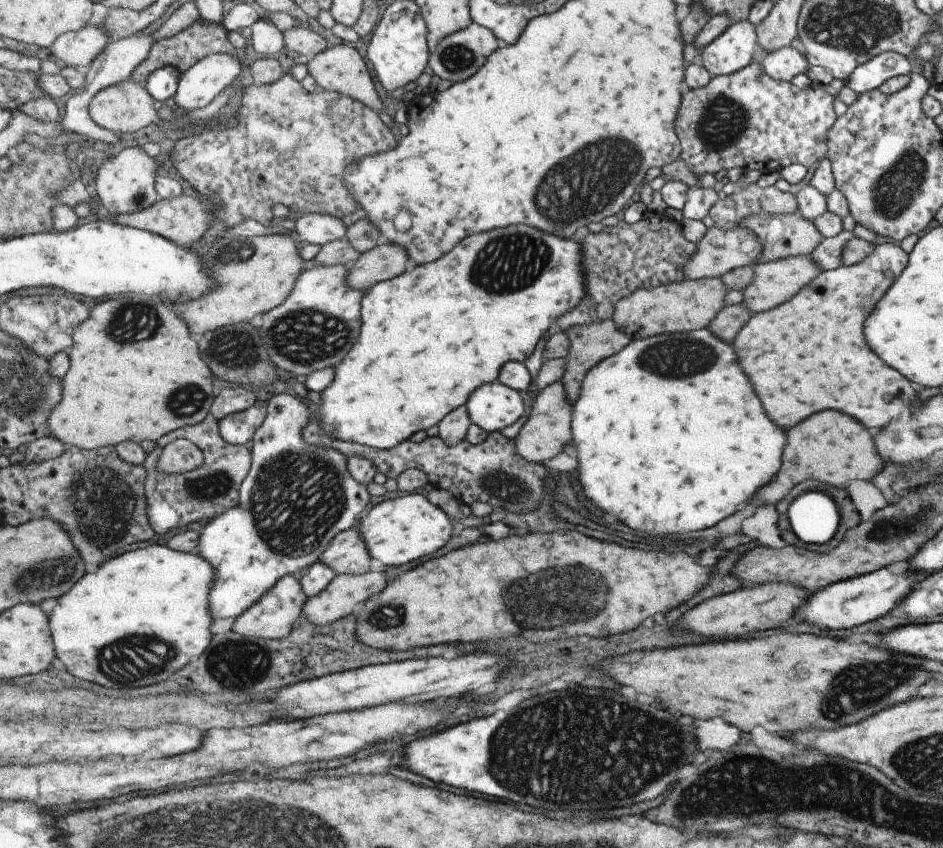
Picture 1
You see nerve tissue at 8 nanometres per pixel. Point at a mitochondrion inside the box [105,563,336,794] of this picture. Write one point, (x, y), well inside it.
(253, 662)

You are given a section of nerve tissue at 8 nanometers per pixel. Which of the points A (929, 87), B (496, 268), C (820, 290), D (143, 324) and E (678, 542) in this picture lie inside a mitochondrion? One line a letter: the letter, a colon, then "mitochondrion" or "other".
A: other
B: mitochondrion
C: other
D: mitochondrion
E: other

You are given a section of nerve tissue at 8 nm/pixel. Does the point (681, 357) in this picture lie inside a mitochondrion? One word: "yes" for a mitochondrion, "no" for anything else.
yes

